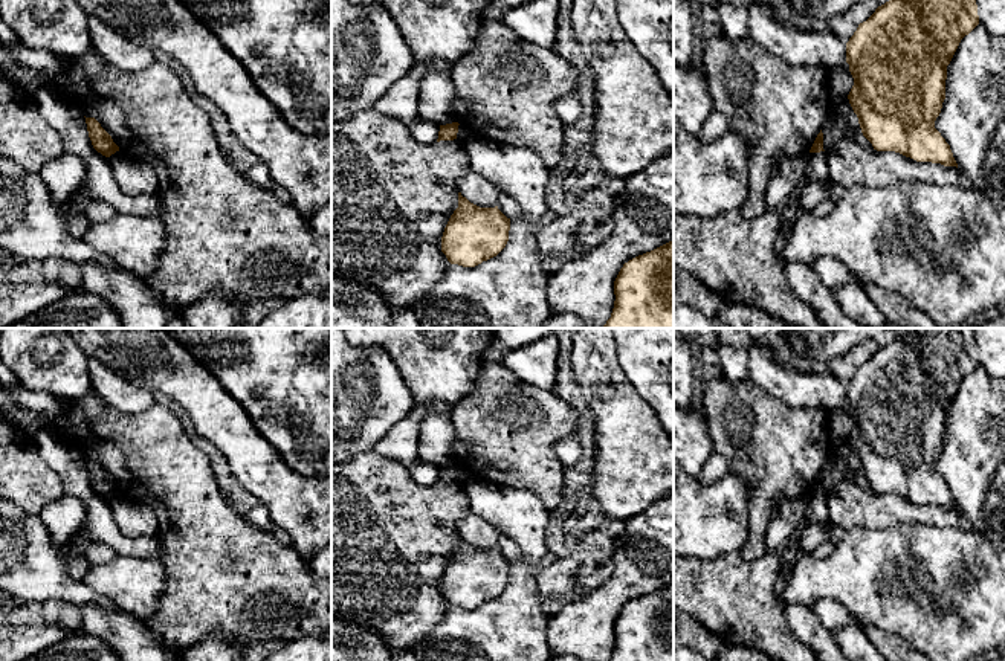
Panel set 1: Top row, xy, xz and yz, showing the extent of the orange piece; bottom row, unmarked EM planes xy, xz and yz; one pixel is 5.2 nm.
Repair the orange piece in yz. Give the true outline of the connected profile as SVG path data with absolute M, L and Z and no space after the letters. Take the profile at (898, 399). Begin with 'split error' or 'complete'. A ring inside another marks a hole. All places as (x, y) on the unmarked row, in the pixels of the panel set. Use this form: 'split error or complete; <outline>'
complete; M915 328L878 348L858 366L846 385L846 405L854 420L848 441L874 492L958 510L935 463L945 441L947 408L961 382L978 366L971 328Z

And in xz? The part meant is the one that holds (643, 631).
complete; M674 582L625 605L614 637L609 661L674 661Z

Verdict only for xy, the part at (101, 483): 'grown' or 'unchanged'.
unchanged

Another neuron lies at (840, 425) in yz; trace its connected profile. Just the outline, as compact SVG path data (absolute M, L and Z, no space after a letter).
M845 403L835 415L828 418L828 430L832 450L849 437L852 427L854 420L849 414L849 406Z

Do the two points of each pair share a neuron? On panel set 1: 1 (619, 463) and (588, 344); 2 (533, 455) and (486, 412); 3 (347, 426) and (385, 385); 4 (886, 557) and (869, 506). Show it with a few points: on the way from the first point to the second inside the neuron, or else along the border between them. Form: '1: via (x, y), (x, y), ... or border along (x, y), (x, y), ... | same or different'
1: via (619, 434), (619, 409), (597, 373) | same
2: via (521, 448), (498, 425) | same
3: via (355, 415), (374, 396) | same
4: border along (912, 522), (848, 532) | different

